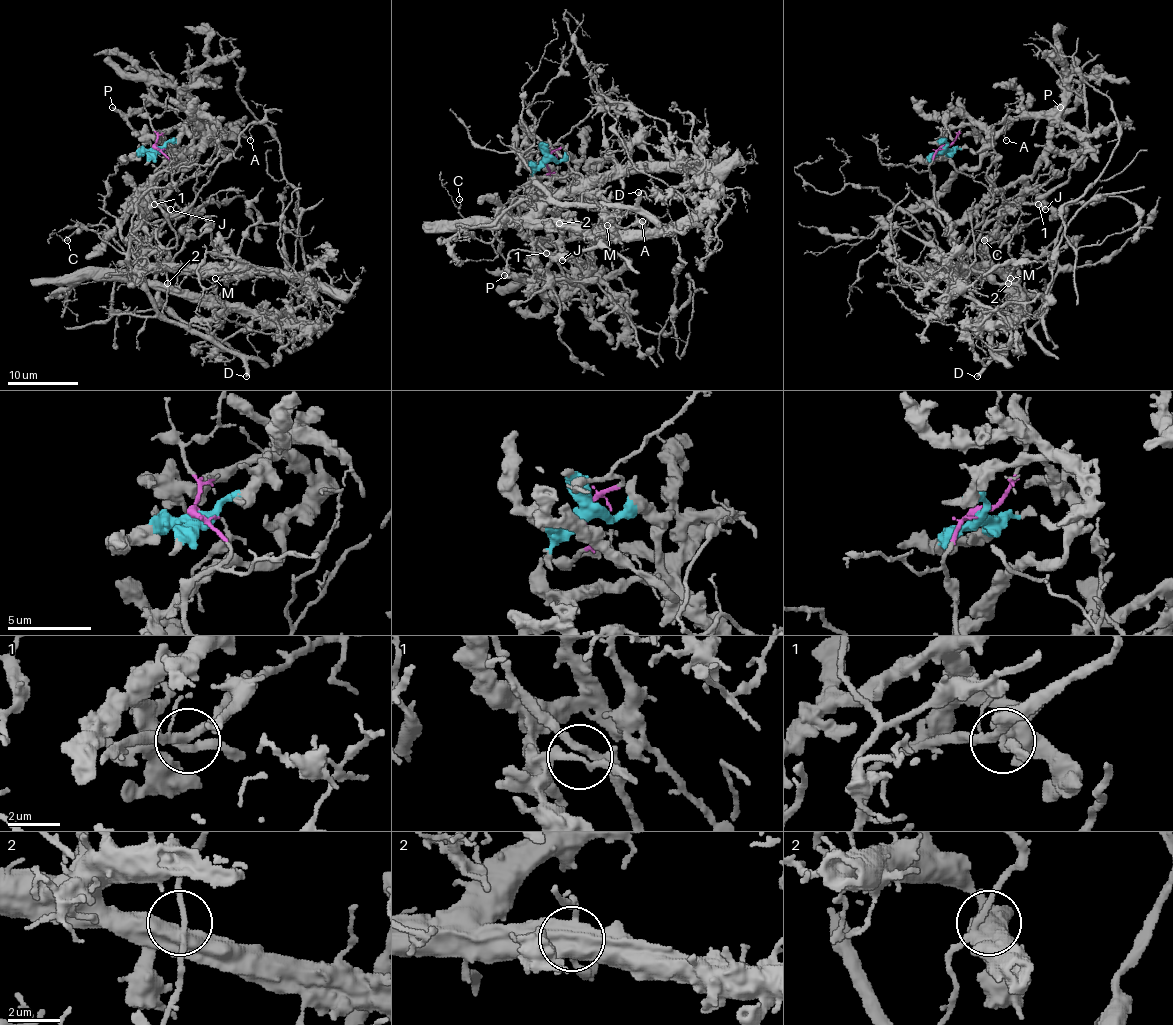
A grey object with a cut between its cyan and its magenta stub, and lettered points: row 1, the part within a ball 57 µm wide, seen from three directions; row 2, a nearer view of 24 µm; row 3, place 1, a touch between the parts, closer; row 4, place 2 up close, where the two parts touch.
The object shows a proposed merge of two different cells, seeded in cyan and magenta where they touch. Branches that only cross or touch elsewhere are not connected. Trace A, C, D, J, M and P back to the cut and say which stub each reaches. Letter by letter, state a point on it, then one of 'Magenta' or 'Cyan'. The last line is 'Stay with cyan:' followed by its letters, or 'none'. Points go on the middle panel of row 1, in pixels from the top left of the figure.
A: Place: (642, 221). Magenta
C: Place: (459, 199). Magenta
D: Place: (638, 192). Magenta
J: Place: (562, 260). Cyan
M: Place: (607, 225). Cyan
P: Place: (504, 275). Cyan
Stay with cyan: J, M, P

